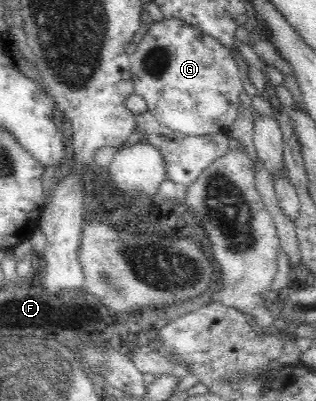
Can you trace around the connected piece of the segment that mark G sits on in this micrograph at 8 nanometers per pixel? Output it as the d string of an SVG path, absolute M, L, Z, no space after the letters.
M164 18L153 22L135 48L135 53L130 55L134 93L145 100L148 112L152 113L159 123L183 135L195 136L217 134L237 119L239 96L244 89L243 77L229 49L213 37L182 20Z

